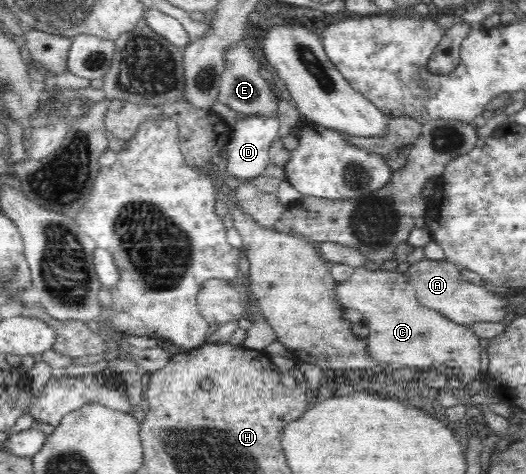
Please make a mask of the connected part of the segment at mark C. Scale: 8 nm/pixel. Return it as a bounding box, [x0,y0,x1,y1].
[333,267,480,396]

